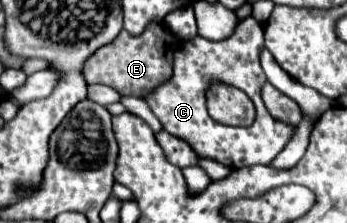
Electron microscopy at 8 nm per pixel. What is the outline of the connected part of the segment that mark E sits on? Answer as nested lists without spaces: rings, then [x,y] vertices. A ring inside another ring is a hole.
[[[152,24],[148,26],[148,30],[144,30],[144,34],[140,36],[132,36],[126,30],[122,30],[110,44],[98,48],[86,62],[84,62],[84,80],[86,84],[104,84],[110,86],[114,90],[118,90],[122,96],[136,96],[136,98],[144,98],[144,94],[152,92],[152,86],[160,86],[162,82],[166,82],[173,71],[170,71],[172,66],[174,50],[178,47],[177,38],[174,38],[162,24]]]

